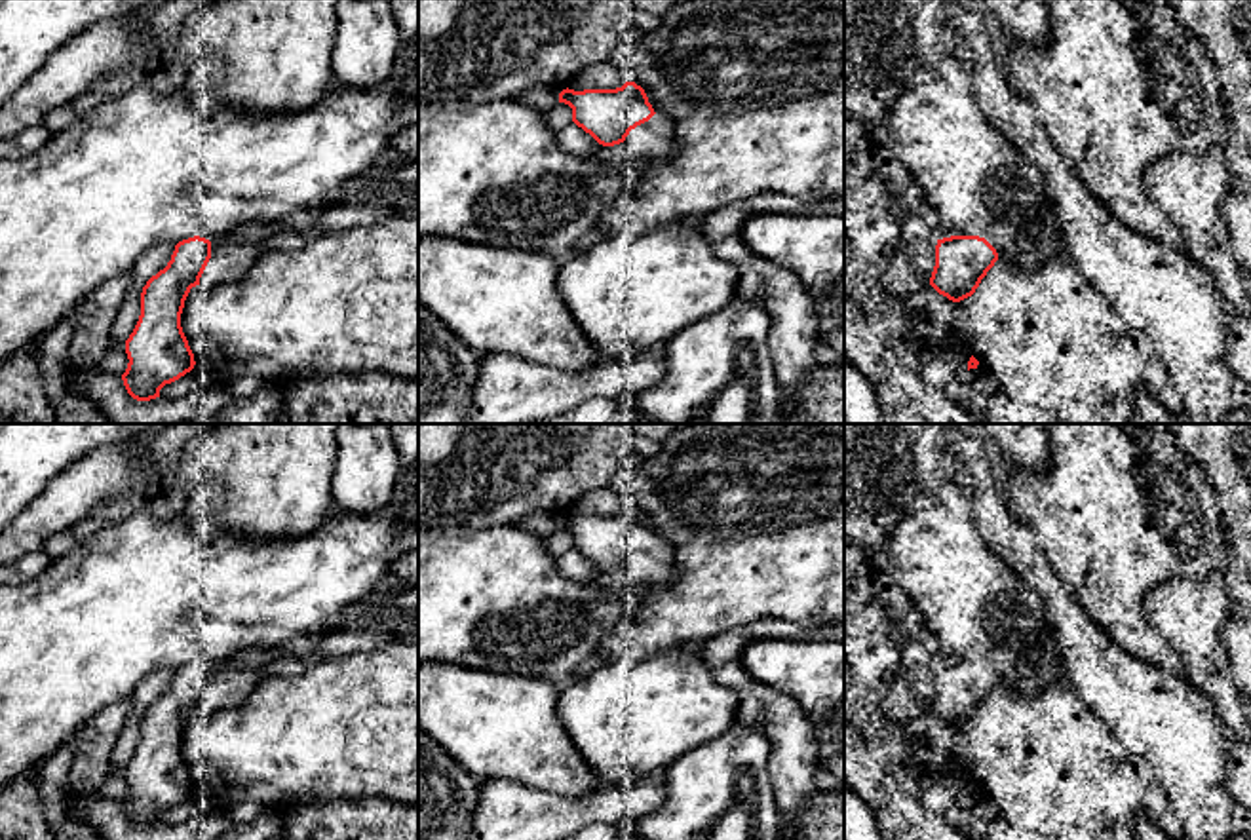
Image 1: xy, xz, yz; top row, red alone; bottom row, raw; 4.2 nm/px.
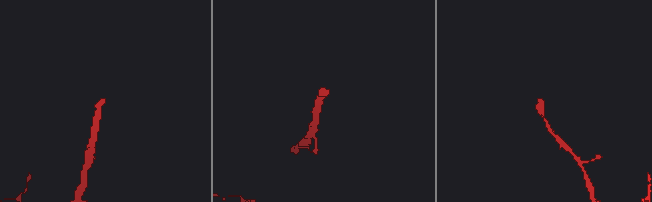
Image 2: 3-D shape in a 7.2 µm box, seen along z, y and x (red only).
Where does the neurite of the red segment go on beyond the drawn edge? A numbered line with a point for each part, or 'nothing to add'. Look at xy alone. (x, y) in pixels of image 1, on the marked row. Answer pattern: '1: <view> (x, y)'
1: xy (230, 261)

